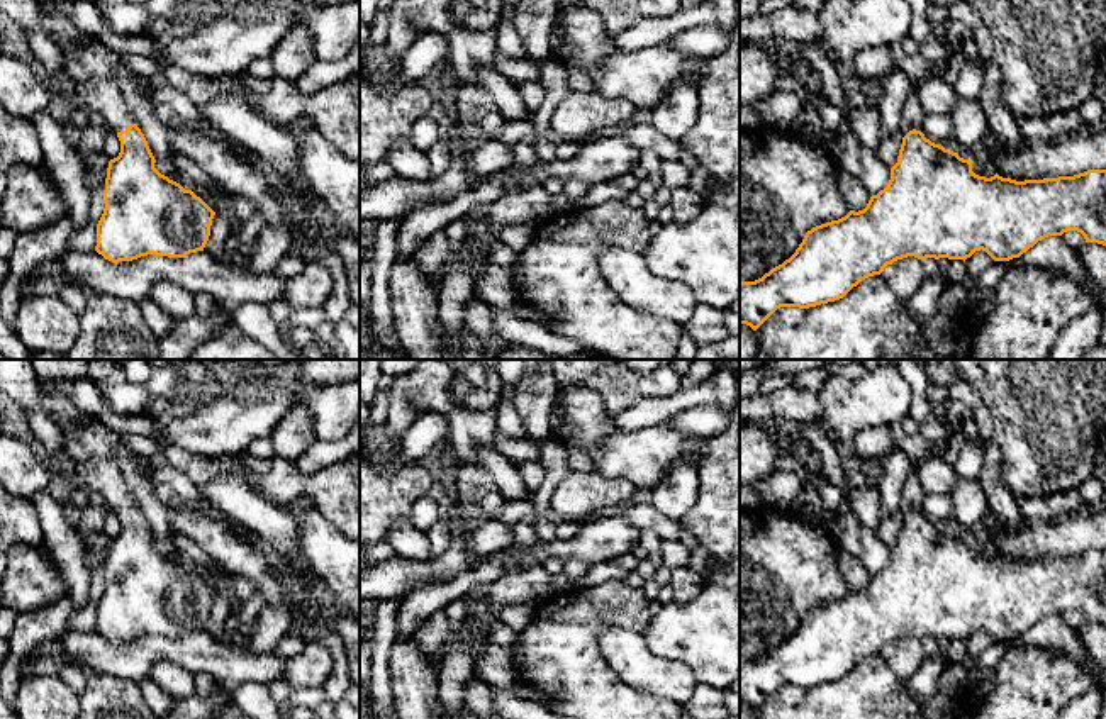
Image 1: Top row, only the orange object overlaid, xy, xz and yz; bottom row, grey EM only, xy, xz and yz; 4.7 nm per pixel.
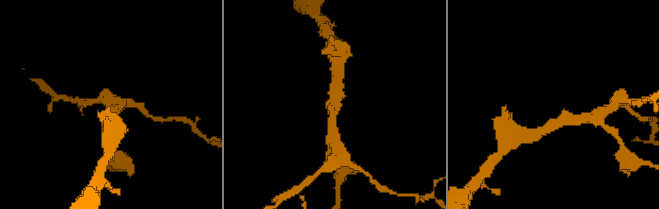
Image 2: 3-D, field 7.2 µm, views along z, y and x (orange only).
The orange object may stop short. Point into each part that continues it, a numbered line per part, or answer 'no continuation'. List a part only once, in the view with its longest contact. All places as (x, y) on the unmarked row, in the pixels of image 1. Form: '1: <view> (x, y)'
1: xy (100, 477)

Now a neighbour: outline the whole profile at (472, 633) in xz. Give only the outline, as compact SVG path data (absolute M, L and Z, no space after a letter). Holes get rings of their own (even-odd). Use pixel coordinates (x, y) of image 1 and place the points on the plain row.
M468 617L463 624L463 639L475 656L483 641L483 634L482 627L472 617Z

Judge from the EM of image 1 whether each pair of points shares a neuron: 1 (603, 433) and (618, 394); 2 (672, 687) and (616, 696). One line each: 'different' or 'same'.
1: different
2: different

